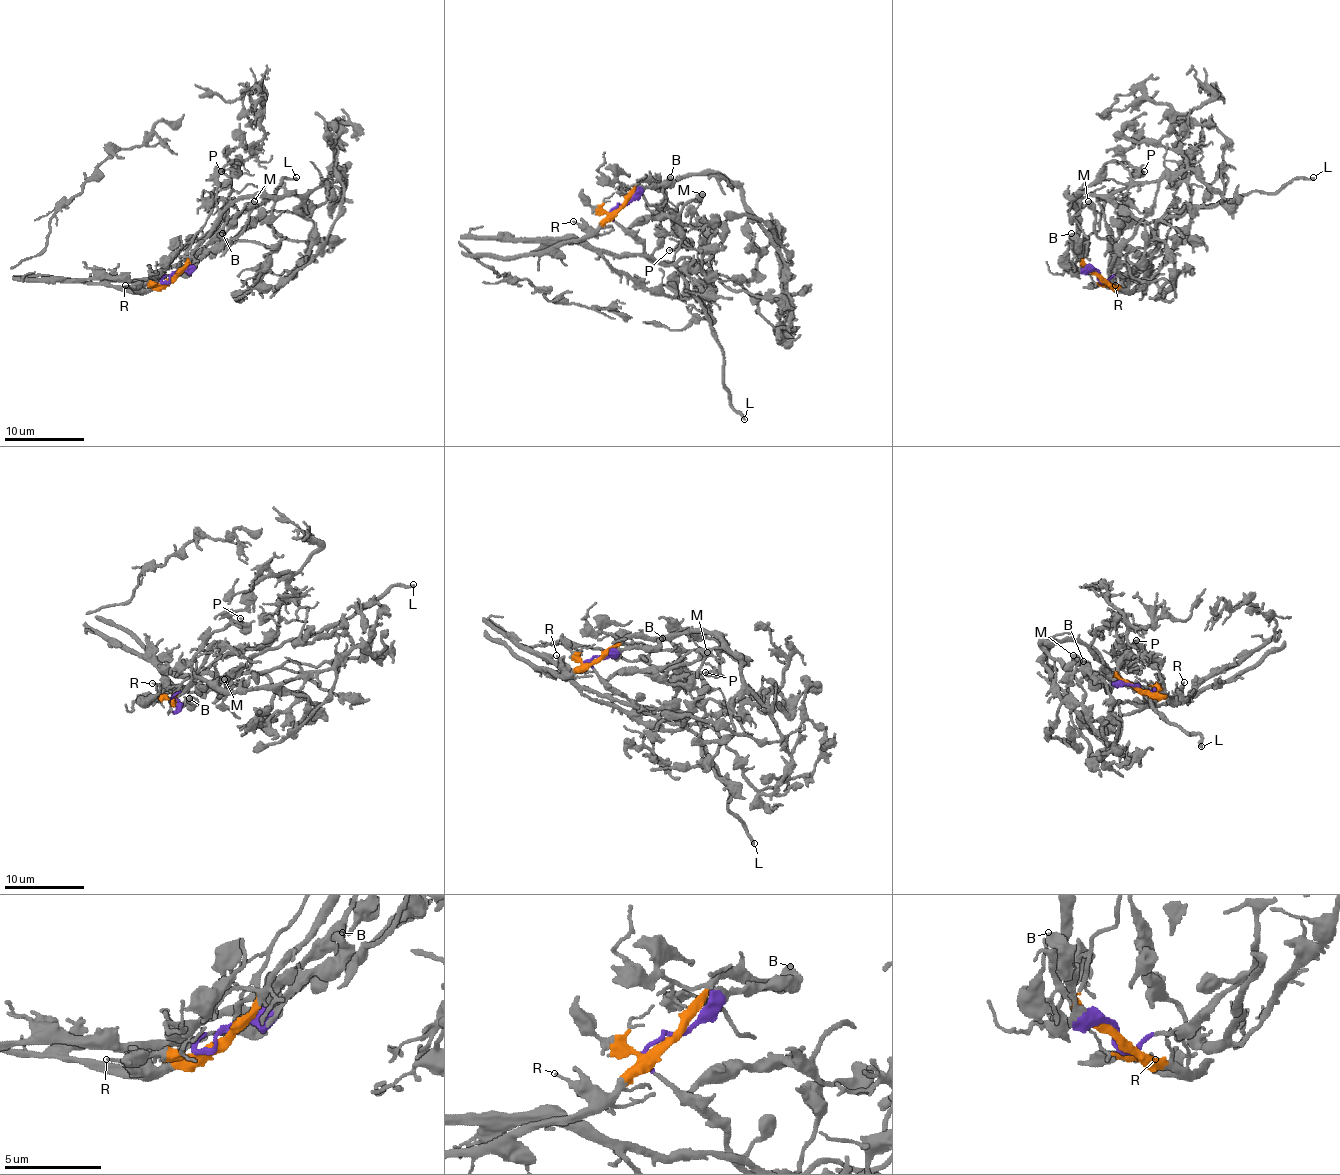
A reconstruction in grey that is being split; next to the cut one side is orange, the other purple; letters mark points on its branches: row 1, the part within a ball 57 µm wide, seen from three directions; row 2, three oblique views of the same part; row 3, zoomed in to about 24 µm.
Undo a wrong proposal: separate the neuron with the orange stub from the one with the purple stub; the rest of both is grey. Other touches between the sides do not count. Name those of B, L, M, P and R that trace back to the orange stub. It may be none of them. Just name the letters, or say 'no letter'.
P, R

